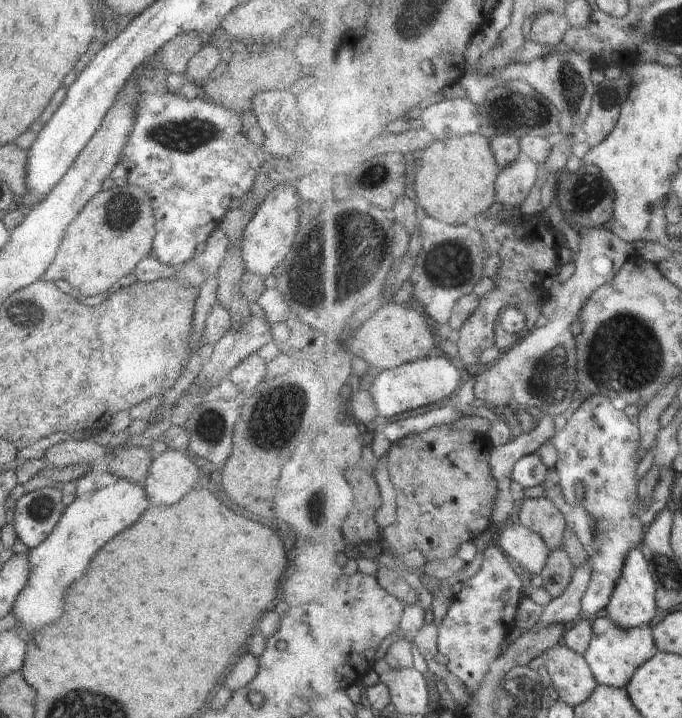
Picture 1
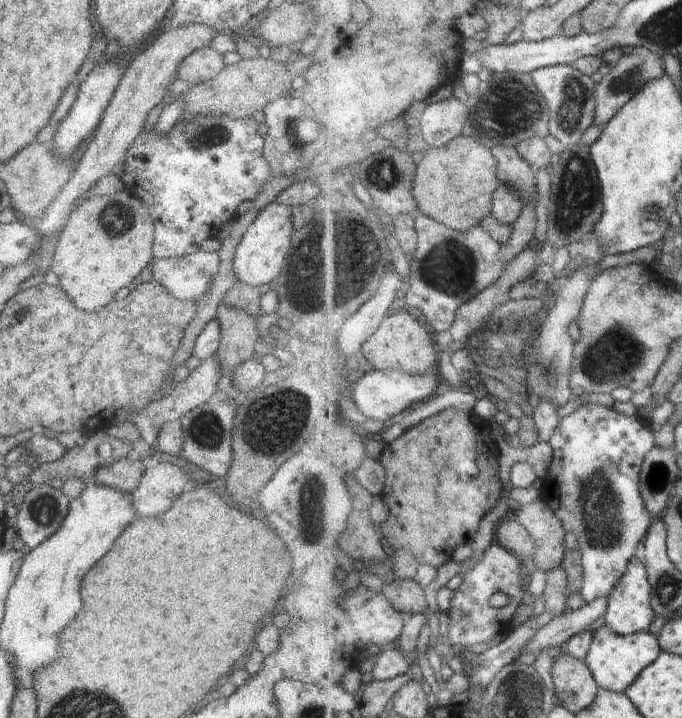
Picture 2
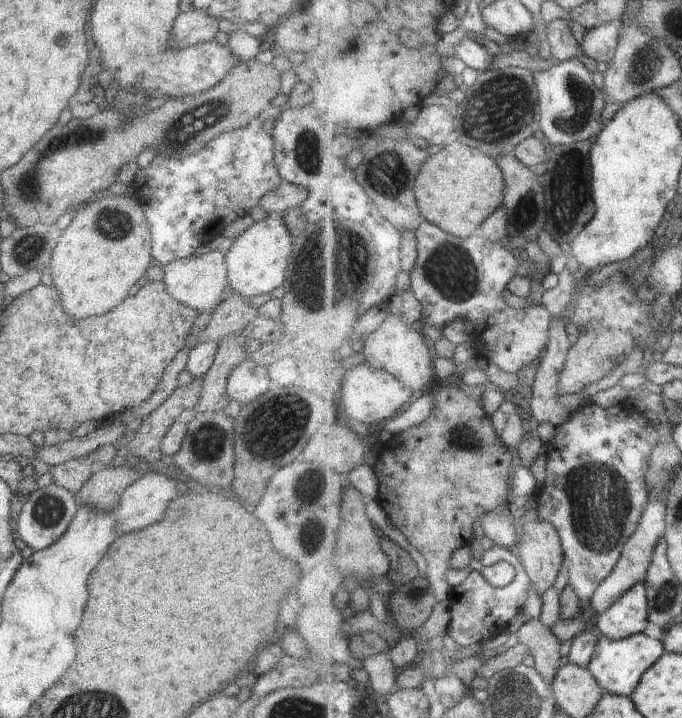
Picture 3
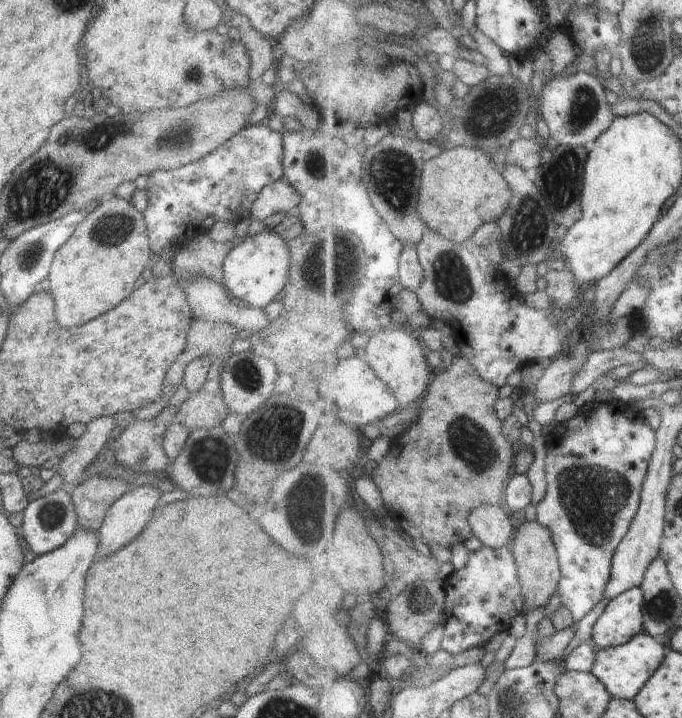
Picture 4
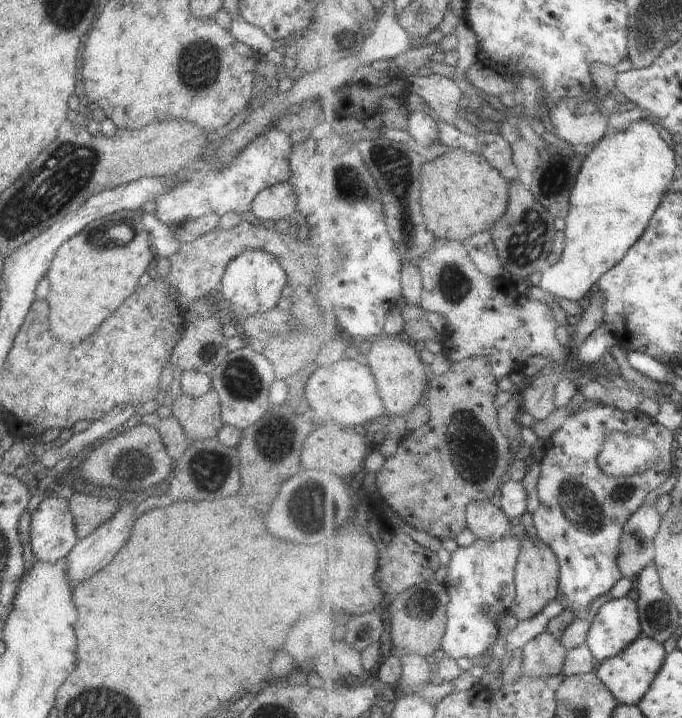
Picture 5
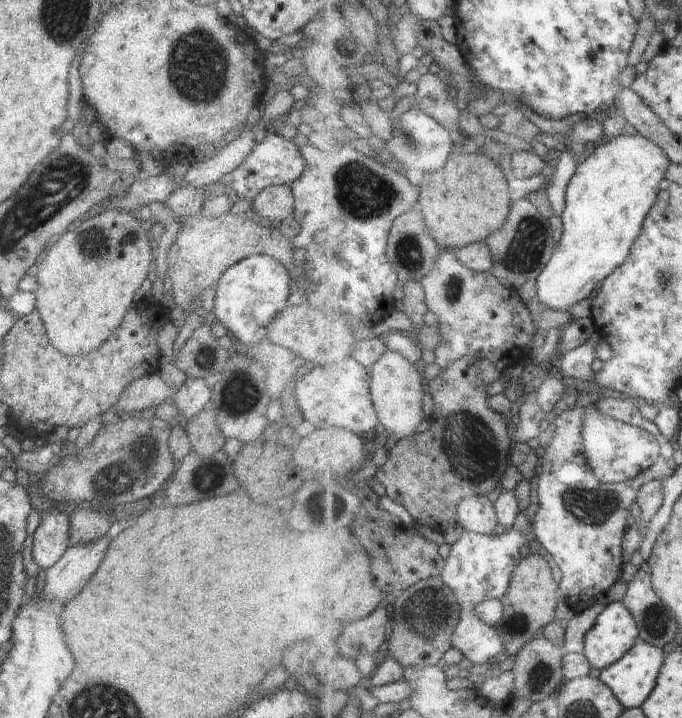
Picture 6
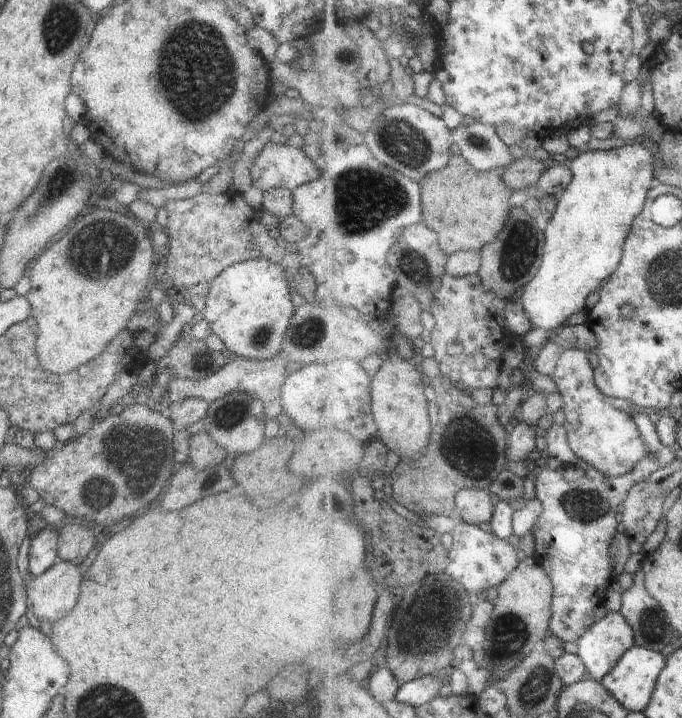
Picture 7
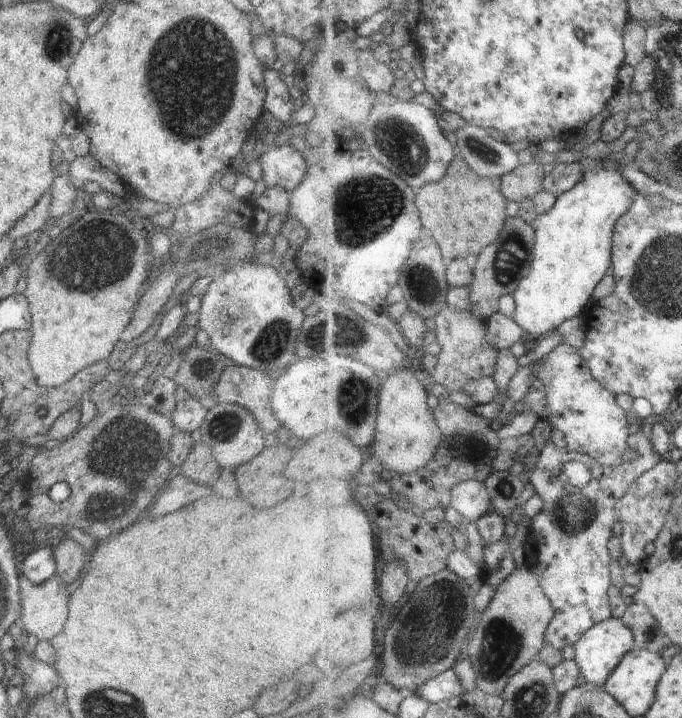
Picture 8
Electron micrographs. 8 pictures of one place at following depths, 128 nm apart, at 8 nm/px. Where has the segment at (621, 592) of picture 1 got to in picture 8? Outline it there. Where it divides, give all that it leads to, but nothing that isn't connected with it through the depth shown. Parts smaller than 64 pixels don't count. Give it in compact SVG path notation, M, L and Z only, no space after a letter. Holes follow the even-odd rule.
M610 617L608 620L591 628L574 647L577 652L578 664L581 668L583 681L597 685L605 685L610 675L617 670L625 656L637 646L633 629L623 618Z

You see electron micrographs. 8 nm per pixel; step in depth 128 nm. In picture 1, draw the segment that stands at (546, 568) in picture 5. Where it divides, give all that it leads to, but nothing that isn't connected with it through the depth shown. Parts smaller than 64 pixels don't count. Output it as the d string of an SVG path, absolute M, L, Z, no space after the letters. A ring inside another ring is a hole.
M553 497L526 499L521 509L521 524L539 532L553 551L565 544L569 530L566 516Z

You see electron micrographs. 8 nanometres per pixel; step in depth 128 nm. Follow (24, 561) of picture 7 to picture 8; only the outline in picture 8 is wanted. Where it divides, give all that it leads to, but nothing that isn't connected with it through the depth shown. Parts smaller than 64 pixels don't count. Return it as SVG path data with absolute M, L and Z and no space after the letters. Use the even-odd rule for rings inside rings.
M22 572L19 573L19 589L21 594L22 614L19 629L26 629L30 639L50 640L62 632L69 613L69 590L61 581L61 578L54 573L46 582L34 584L30 582Z

